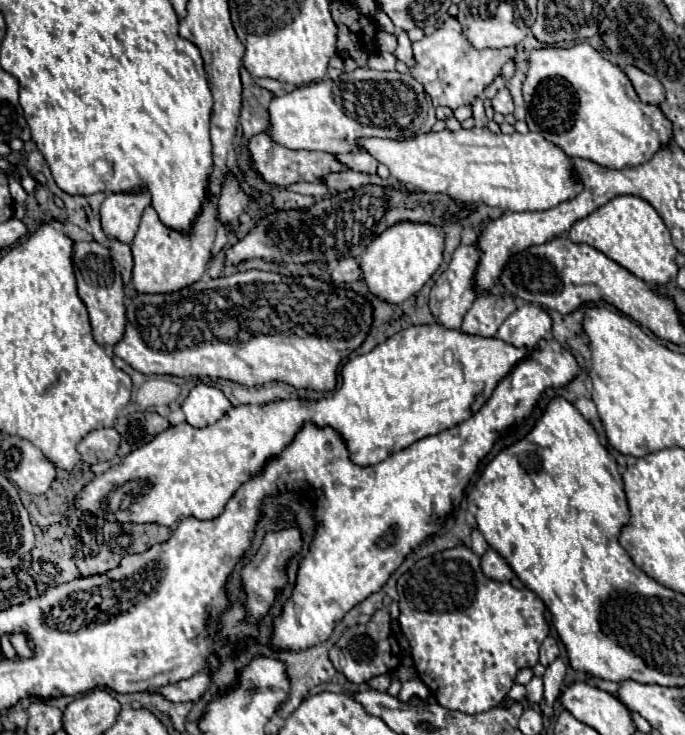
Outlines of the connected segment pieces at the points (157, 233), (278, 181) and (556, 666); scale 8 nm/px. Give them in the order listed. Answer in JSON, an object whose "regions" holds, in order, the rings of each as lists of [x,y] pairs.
{"regions":[[[[214,196],[204,206],[202,214],[196,218],[196,224],[202,224],[202,226],[196,226],[194,234],[186,236],[182,232],[176,232],[176,230],[170,230],[168,226],[164,226],[152,206],[144,210],[140,228],[132,242],[132,254],[134,254],[132,282],[140,294],[178,292],[202,278],[206,264],[210,260],[212,242],[216,236],[216,200],[214,200]]],[[[268,132],[256,134],[250,138],[250,156],[262,178],[276,186],[290,186],[296,182],[324,182],[324,178],[332,172],[346,172],[350,170],[346,164],[342,164],[334,154],[326,152],[308,152],[308,150],[290,150],[282,148]]],[[[556,658],[544,672],[542,676],[543,685],[544,685],[544,699],[546,704],[550,704],[552,707],[558,698],[558,692],[560,692],[560,686],[562,686],[562,680],[566,676],[566,664]]]]}

